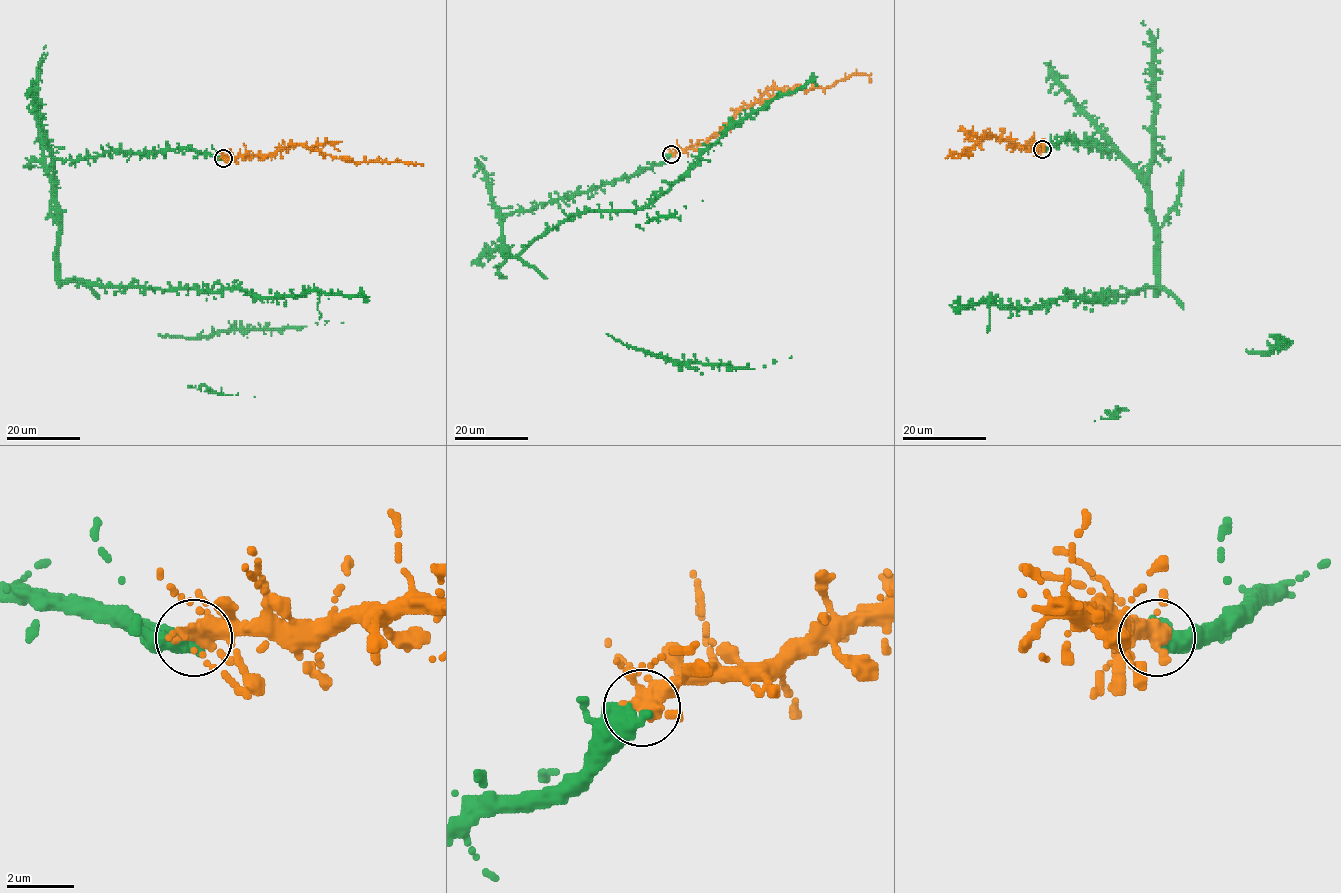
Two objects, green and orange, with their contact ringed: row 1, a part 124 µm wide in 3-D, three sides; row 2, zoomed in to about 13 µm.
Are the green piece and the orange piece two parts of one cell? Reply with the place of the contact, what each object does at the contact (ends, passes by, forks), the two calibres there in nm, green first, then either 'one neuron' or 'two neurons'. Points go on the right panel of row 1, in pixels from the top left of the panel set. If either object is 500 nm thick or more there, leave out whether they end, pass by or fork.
(1042, 149) | green ends | orange forks | 480/360 nm | one neuron

